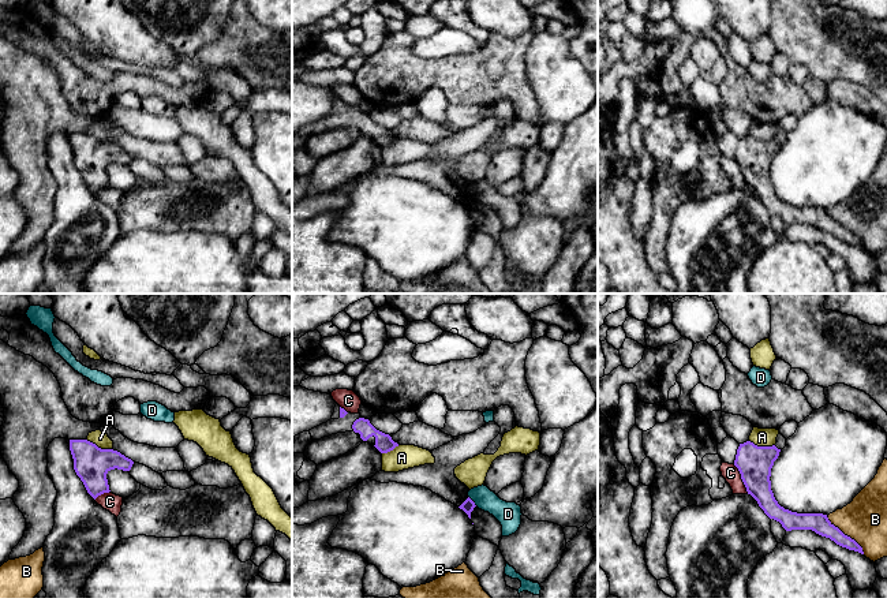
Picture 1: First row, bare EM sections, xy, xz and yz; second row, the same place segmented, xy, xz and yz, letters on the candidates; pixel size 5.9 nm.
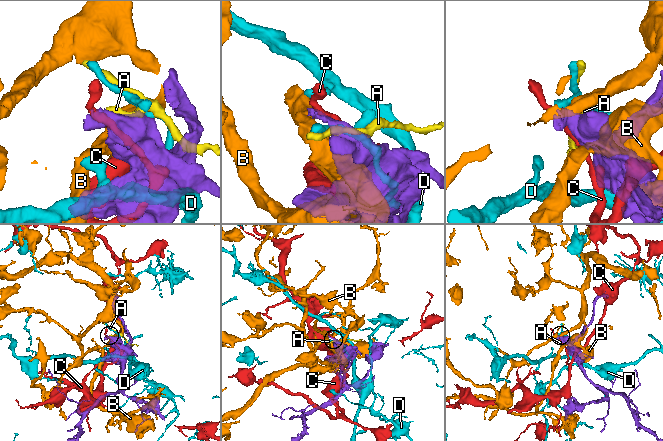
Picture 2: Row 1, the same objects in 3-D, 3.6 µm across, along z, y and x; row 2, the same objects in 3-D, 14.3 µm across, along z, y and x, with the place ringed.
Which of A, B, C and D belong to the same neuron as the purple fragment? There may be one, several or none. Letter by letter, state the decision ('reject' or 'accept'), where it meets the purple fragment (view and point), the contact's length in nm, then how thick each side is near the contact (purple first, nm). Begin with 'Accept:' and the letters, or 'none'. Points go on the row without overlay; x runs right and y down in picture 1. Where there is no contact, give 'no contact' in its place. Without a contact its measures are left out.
Accept: none
A: reject; meets purple in xy at (97, 141); contact 170 nm long; 200 nm thick on the purple side, 90 nm on the other
B: reject; meets purple in yz at (846, 230); contact 320 nm long; 120 nm thick on the purple side, 260 nm on the other
C: reject; meets purple in yz at (741, 172); contact 200 nm long; 200 nm thick on the purple side, 100 nm on the other
D: reject; meets purple in xz at (472, 195); contact 80 nm long; 70 nm thick on the purple side, 140 nm on the other

